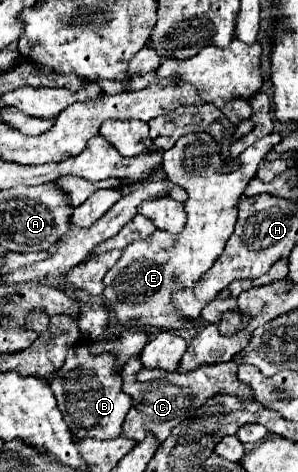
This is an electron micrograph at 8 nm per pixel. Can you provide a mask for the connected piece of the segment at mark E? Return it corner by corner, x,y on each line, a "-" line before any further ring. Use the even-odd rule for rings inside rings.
196,131
182,135
176,145
164,151
162,171
166,179
184,187
188,193
186,199
186,225
180,235
172,235
170,231
156,229
148,239
136,239
128,247
122,249
122,257
116,267
108,271
104,277
104,293
102,297
108,301
108,307
116,313
116,321
122,327
140,327
152,325
160,329
188,329
190,321
184,321
174,311
170,303
170,293
180,287
190,287
200,279
204,271
208,271
214,261
220,257
228,237
234,231
236,223
236,203
242,197
248,181
254,177
264,155
282,141
280,133
266,135
258,139
254,145
246,147
234,161
220,155
220,143
212,139
206,131
-
230,163
236,163
232,171
222,171

